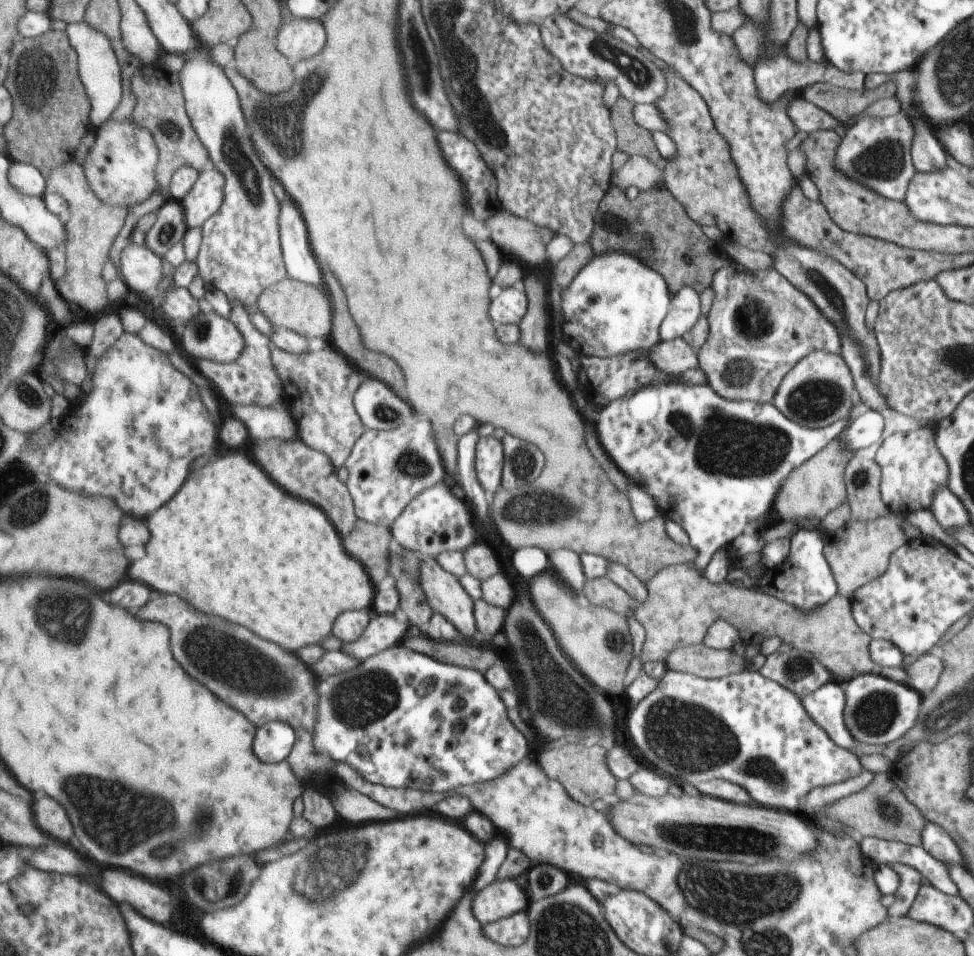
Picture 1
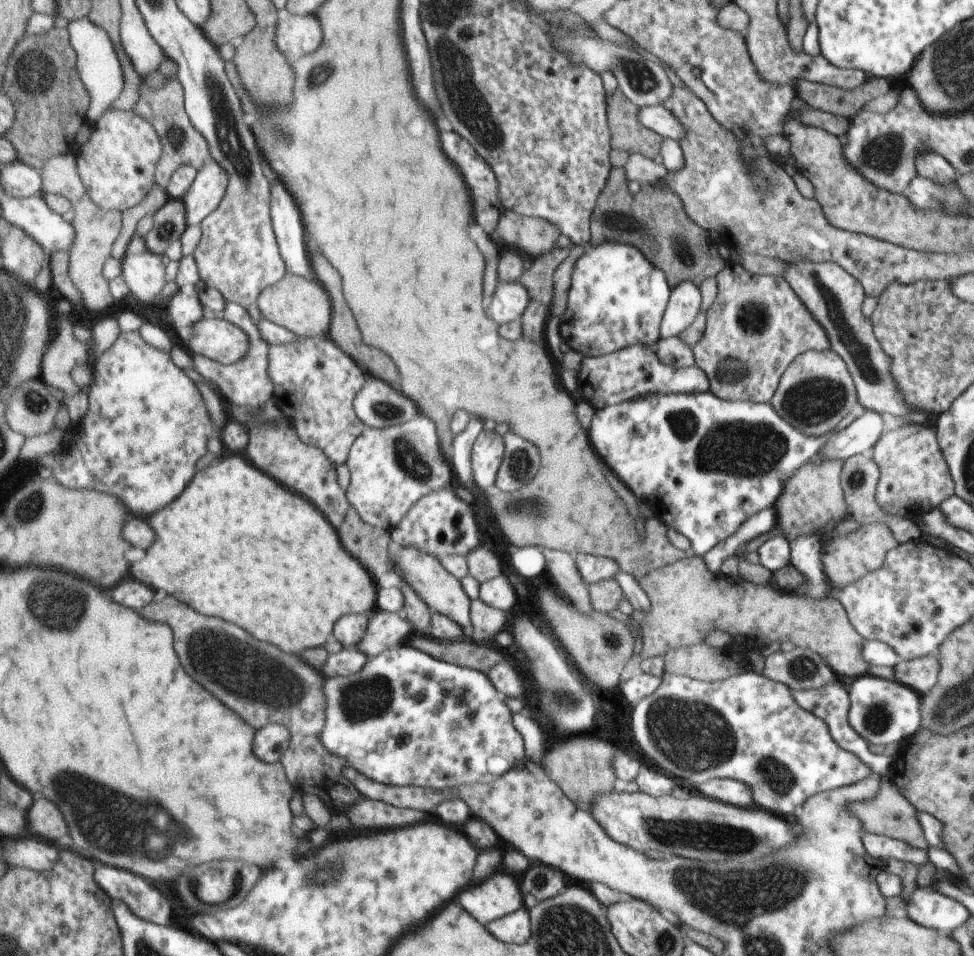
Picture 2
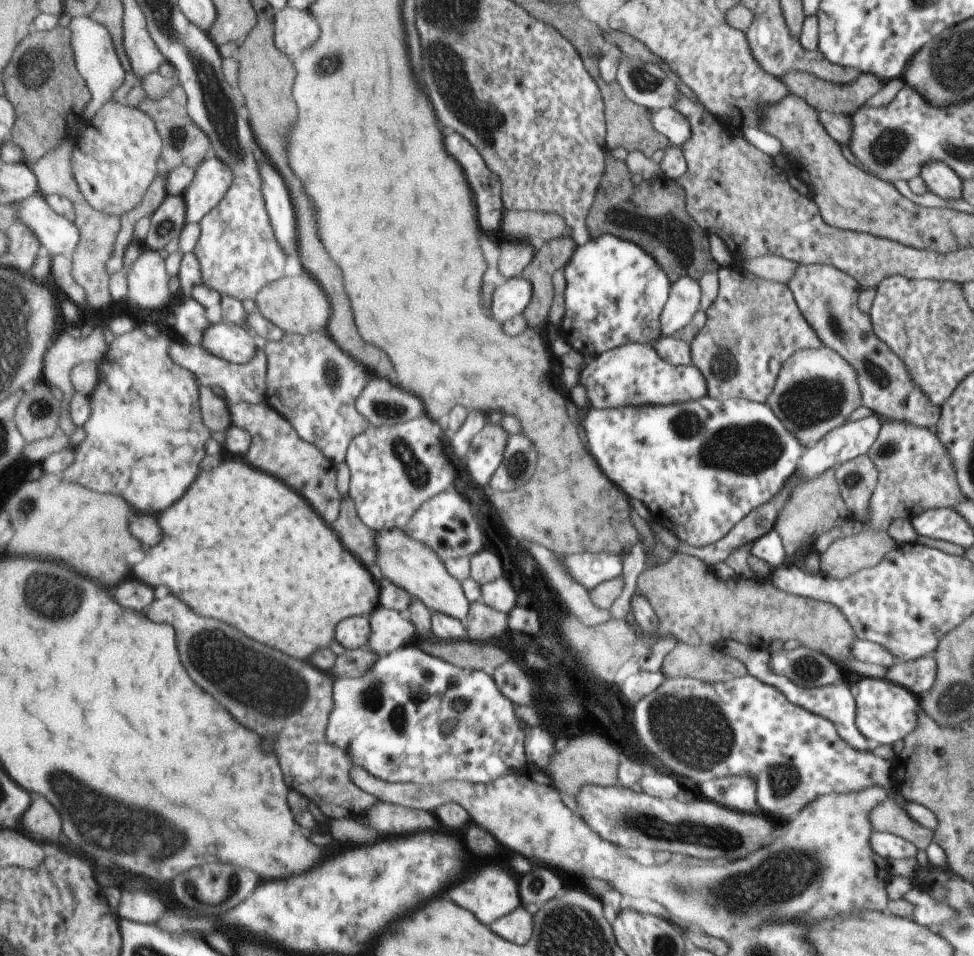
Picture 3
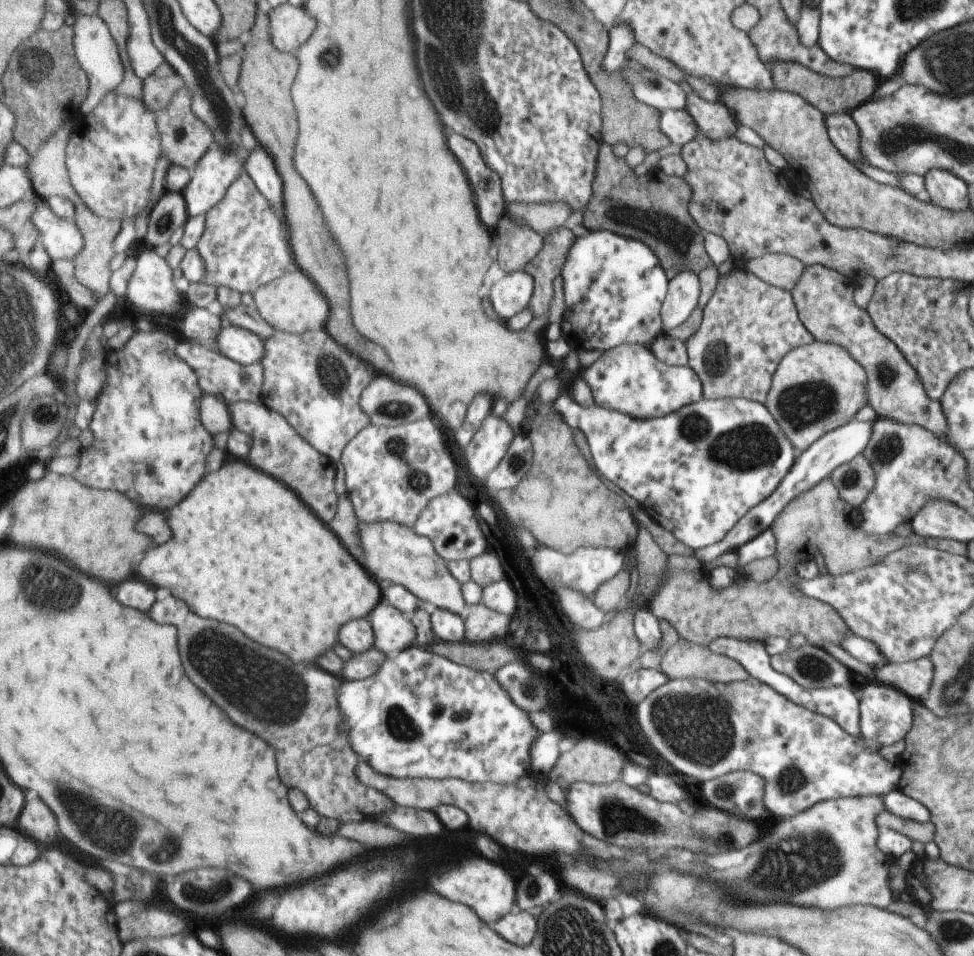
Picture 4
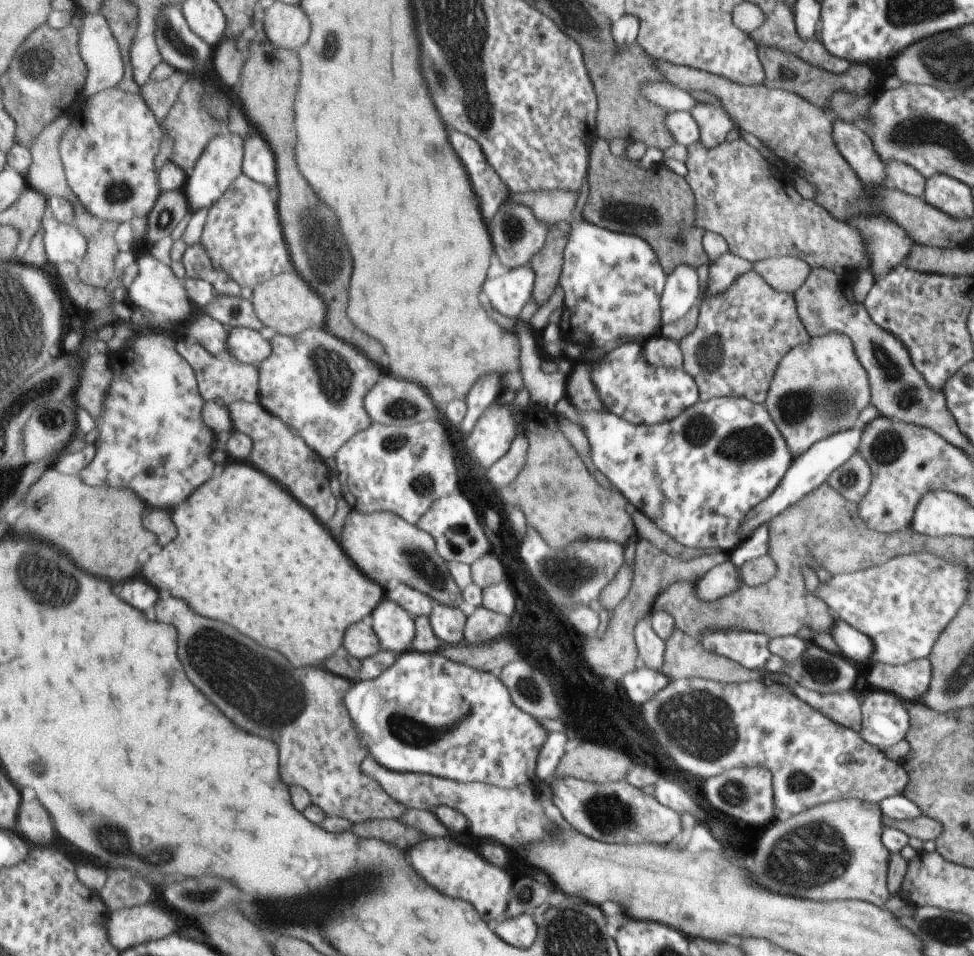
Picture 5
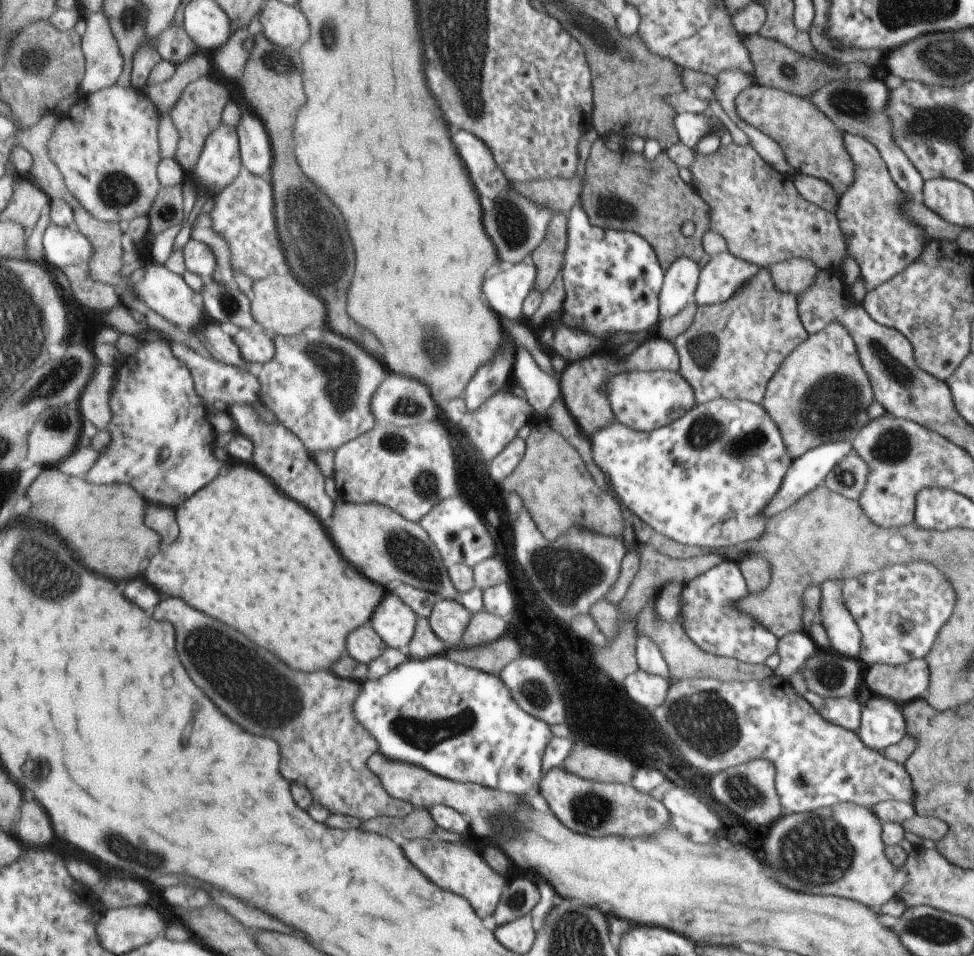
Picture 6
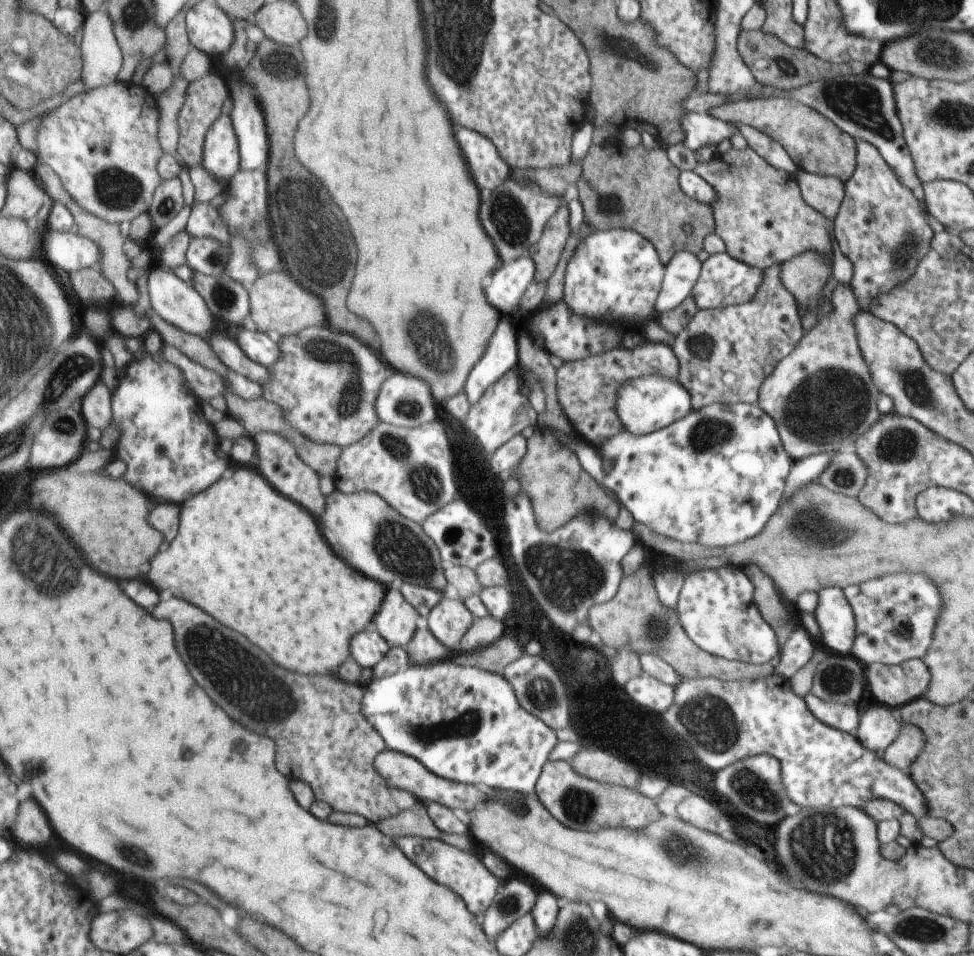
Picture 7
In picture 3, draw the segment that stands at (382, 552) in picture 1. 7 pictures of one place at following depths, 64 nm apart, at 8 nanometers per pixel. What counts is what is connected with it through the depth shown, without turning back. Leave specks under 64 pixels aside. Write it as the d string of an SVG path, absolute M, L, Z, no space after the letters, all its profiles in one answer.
M349 493L343 495L343 506L340 518L333 523L333 528L341 535L345 546L353 552L353 556L365 566L374 567L374 534L376 530L365 526L356 515L353 498Z

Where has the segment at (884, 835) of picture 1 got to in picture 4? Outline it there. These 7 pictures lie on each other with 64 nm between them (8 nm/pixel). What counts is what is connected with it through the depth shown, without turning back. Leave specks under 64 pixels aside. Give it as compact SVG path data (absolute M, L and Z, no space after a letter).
M882 809L876 817L876 826L879 830L887 828L899 832L910 841L920 842L923 845L935 838L936 828L930 821L916 822L904 816L888 812L887 809Z

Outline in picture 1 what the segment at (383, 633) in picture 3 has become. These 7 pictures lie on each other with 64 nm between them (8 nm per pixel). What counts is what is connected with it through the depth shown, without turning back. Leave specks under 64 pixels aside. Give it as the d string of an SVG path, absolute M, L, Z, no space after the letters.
M377 613L361 636L352 643L343 644L341 650L362 661L386 648L398 646L409 632L410 626L400 616Z

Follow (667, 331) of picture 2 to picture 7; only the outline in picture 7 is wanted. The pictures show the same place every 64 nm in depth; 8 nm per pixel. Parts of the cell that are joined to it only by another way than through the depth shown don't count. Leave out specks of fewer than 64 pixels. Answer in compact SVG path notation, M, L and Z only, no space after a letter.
M677 251L665 265L664 284L656 300L658 314L675 308L687 295L700 271L700 262L689 251Z

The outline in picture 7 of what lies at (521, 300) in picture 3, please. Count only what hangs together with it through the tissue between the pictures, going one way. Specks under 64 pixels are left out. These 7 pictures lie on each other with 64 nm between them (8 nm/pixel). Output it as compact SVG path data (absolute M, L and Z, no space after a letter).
M528 255L500 263L485 285L485 296L498 312L511 316L523 291L534 280L534 262Z

